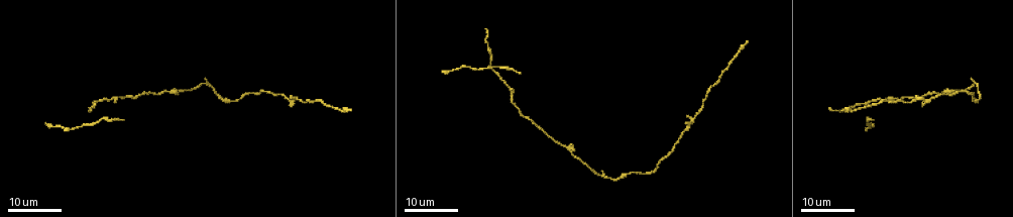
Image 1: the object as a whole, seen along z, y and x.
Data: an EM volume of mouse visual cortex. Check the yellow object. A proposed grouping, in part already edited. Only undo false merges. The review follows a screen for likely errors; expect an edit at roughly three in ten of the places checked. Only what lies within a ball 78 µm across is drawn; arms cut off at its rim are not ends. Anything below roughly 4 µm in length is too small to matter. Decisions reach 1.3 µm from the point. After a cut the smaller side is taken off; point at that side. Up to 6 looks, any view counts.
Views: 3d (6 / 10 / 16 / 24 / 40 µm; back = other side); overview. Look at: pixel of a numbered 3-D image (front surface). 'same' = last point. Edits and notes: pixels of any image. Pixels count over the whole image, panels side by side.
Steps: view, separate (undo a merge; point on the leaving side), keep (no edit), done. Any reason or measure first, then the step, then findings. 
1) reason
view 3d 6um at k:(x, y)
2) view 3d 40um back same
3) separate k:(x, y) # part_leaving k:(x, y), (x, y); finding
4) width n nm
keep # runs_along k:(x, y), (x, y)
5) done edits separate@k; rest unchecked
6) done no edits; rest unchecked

thick turns thin
view 3d 16um at 1:(625, 175)

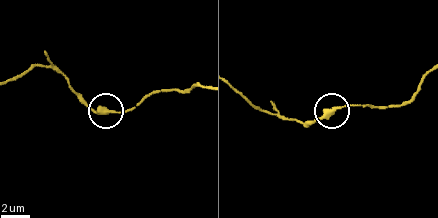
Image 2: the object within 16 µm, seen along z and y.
closer look
view 3d 10um at 2:(110, 112)

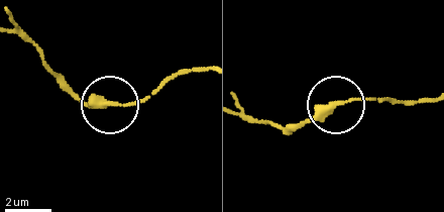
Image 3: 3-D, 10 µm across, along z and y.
view 3d 10um back at 3:(338, 104)

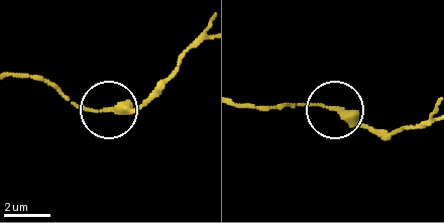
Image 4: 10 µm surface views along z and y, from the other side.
width 270 nm
keep # all the same cell

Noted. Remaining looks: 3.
calibre changes
view 3d 16um at 1:(513, 101)

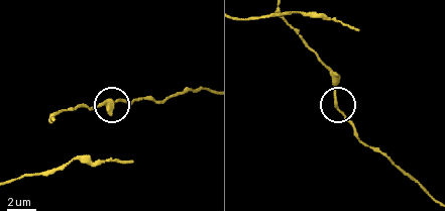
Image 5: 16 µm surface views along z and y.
view 3d 6um at 5:(337, 102)

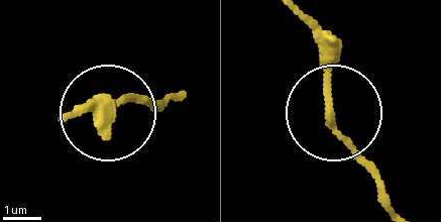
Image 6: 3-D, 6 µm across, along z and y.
keep # runs_along 6:(390, 203), (335, 125), (322, 32); one cell here

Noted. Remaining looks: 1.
done no edits; rest unchecked

